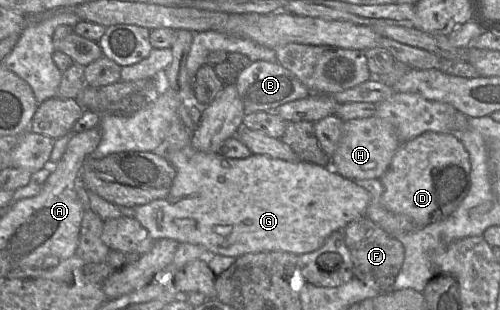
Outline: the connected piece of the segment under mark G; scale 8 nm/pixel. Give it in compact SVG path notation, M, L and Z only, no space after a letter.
M191 145L166 153L176 170L168 195L133 207L135 219L154 240L170 238L178 243L203 246L209 255L239 257L246 253L283 251L296 255L312 252L323 245L329 235L344 229L350 222L365 216L370 193L337 173L305 161L286 161L265 155L227 158L216 153L196 150Z

